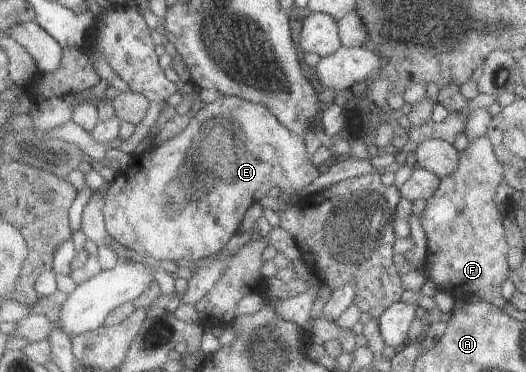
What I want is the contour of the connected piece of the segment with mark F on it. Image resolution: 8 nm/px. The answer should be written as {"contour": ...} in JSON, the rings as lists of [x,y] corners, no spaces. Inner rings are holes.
{"contour":[[[489,137],[468,141],[461,151],[459,167],[454,173],[441,178],[435,195],[426,202],[422,211],[425,232],[428,279],[438,291],[461,297],[477,293],[482,301],[493,303],[504,310],[508,301],[501,297],[501,285],[509,279],[509,243],[504,215],[495,205],[495,193],[505,181],[505,165],[497,158]]]}

